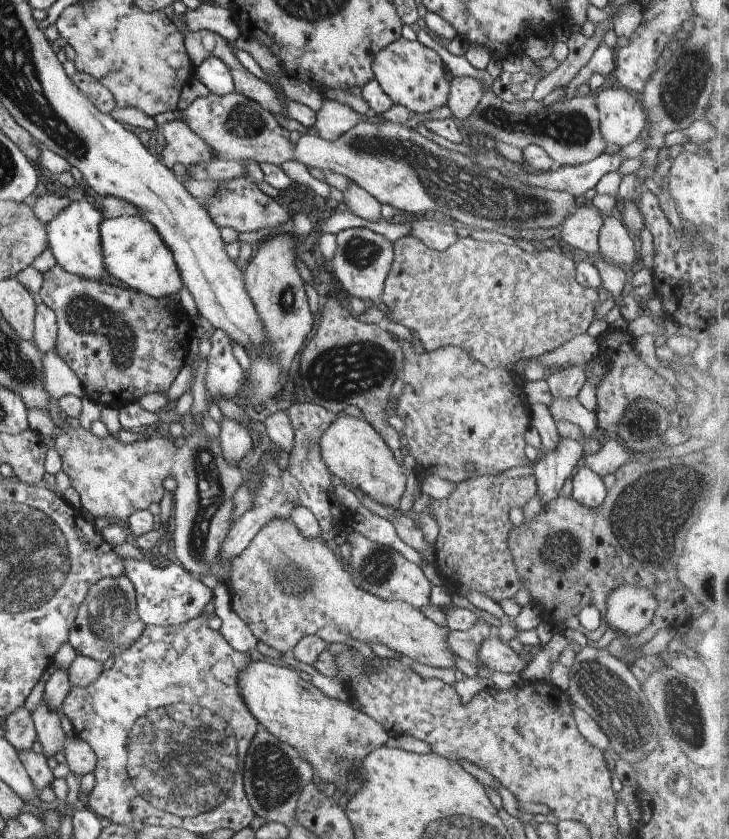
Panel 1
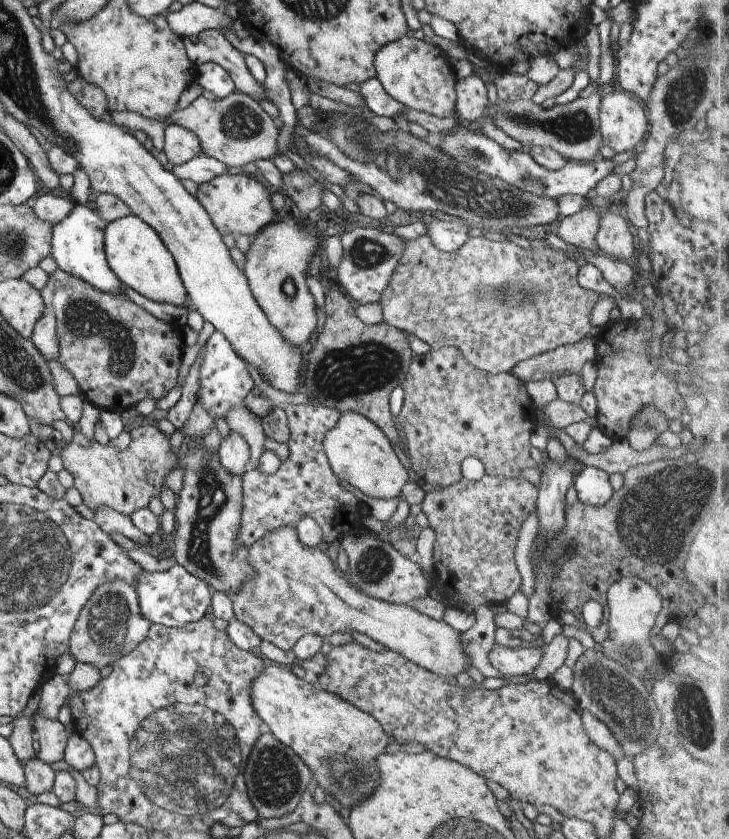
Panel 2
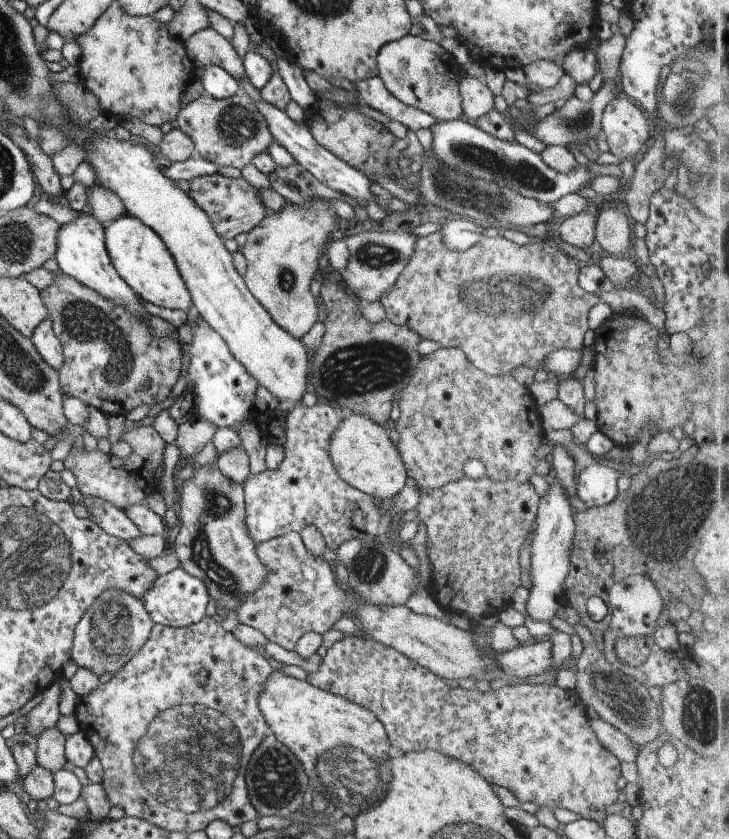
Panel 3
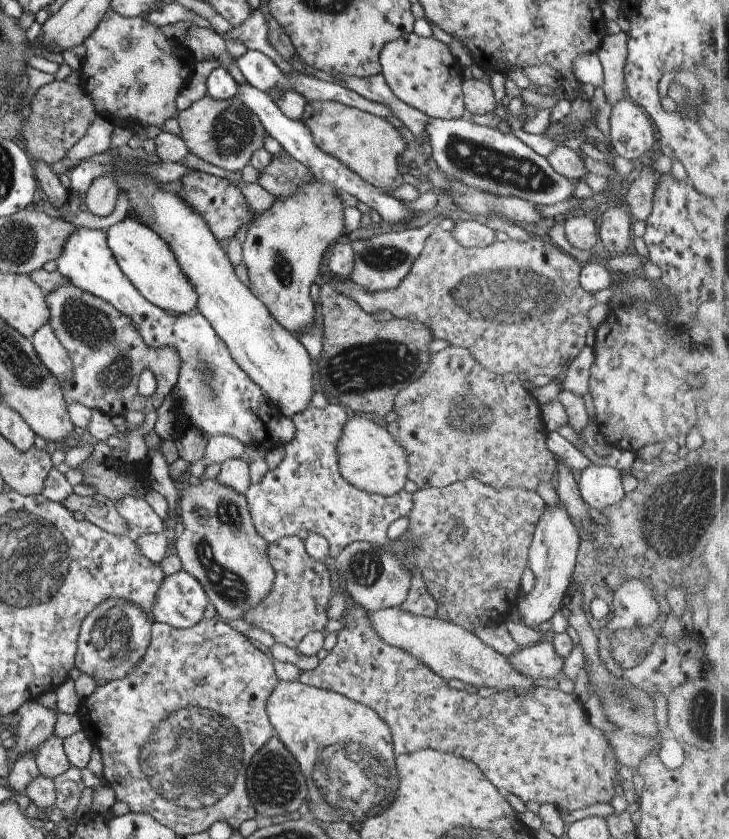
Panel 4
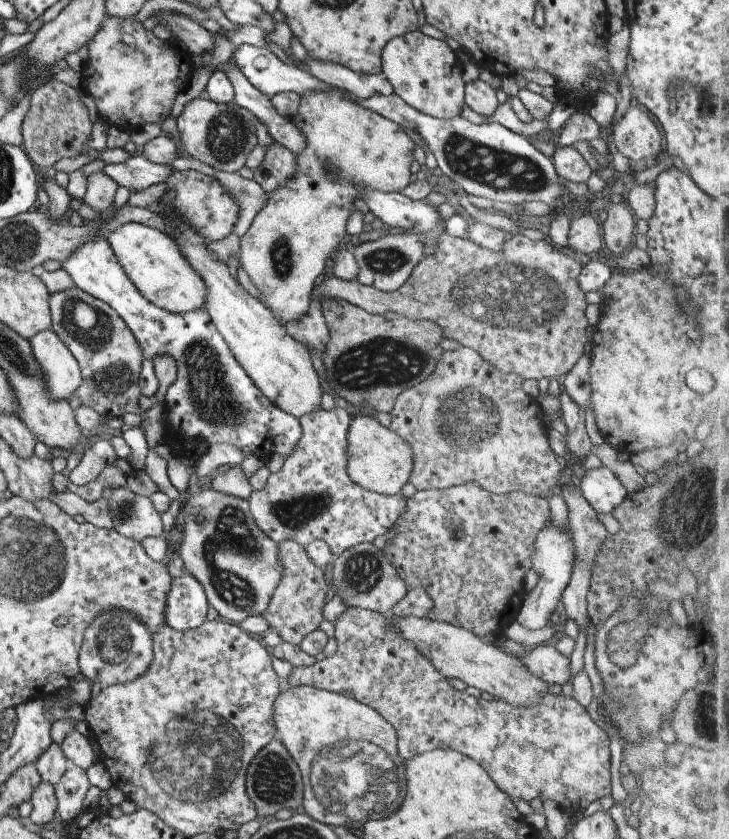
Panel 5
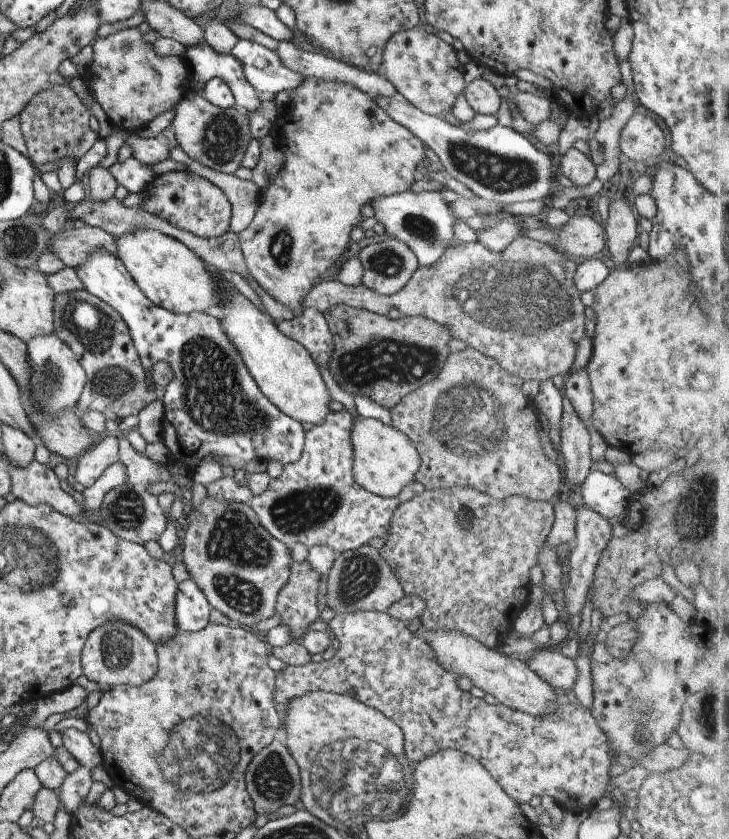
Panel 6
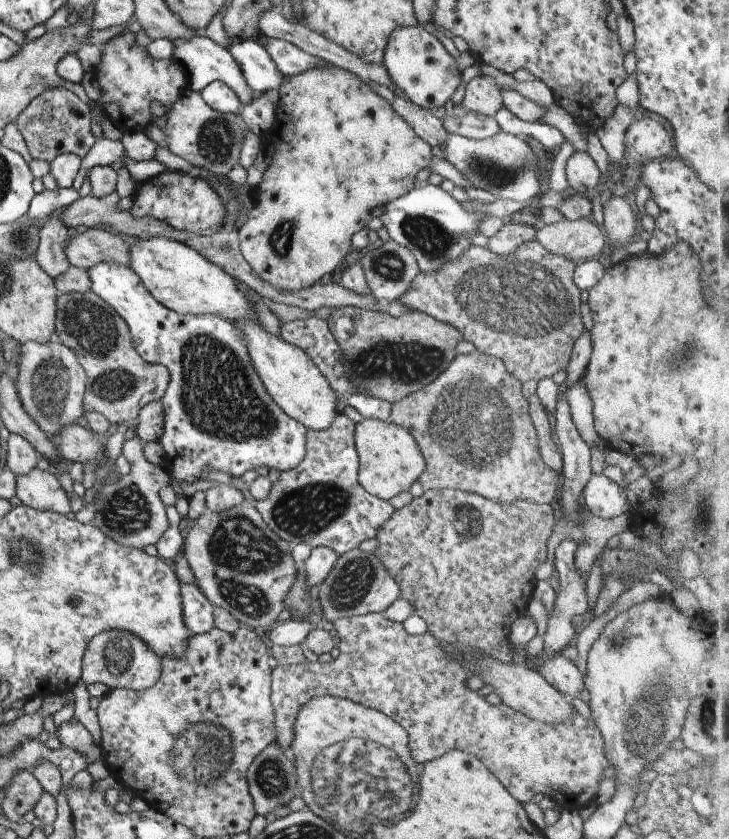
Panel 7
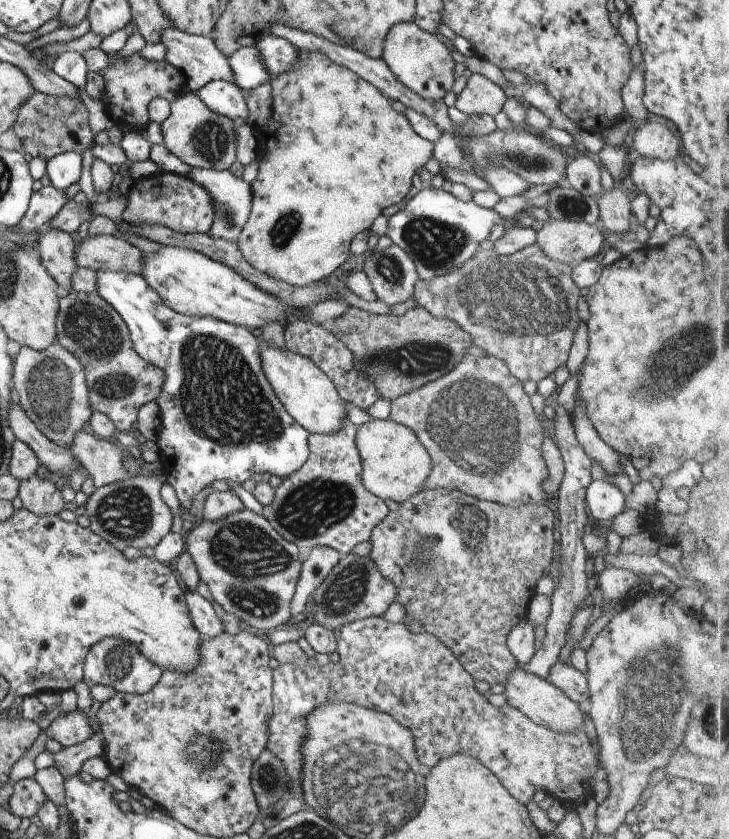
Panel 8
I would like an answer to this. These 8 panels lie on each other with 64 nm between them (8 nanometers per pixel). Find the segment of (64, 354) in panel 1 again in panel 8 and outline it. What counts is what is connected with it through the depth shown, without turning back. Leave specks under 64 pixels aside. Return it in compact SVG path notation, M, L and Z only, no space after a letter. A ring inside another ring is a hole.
M61 293L55 330L55 340L83 367L91 410L107 416L118 431L128 430L139 407L159 396L163 370L139 358L125 322L97 293Z

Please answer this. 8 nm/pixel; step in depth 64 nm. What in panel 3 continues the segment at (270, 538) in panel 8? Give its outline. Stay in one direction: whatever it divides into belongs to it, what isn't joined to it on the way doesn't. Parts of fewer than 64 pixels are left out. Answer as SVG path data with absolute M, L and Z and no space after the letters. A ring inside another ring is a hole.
M201 466L192 470L189 480L182 482L175 508L179 532L173 550L179 567L201 580L218 610L225 610L233 617L237 606L251 598L267 576L265 563L259 560L255 542L245 528L242 486L227 480L217 467Z

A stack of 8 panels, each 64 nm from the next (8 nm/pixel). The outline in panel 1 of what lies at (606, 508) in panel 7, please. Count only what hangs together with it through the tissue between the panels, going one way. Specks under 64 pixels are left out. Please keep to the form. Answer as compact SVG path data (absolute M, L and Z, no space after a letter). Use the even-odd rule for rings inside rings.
M578 465L569 484L571 485L570 498L579 502L581 506L595 508L605 500L607 488L605 488L601 476L585 466Z

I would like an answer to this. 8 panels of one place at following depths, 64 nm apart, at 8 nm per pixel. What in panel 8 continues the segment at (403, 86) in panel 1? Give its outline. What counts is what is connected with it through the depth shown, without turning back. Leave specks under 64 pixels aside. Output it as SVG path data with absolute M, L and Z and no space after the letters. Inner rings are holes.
M399 22L391 26L383 38L380 59L393 72L397 82L407 86L421 98L442 99L453 86L454 61L434 34L419 28L415 22Z

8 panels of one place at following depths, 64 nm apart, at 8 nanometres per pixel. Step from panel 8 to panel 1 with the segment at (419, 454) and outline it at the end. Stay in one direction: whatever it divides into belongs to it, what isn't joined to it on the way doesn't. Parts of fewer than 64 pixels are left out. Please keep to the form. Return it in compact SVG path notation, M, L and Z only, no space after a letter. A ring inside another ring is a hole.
M345 413L337 414L319 438L319 454L331 476L339 478L351 488L361 490L377 504L396 507L405 488L405 475L391 450L385 446L383 438L365 420Z

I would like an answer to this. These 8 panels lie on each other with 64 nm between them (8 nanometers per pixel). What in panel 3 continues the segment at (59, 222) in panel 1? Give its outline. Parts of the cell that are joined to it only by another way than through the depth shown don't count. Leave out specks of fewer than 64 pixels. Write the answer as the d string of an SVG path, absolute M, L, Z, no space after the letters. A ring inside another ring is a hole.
M91 213L79 214L75 220L62 224L61 228L57 230L57 238L55 238L54 257L57 267L63 275L70 276L75 282L83 284L85 288L91 288L99 296L115 302L117 306L129 310L135 316L137 314L143 316L145 324L147 324L147 330L151 332L153 338L176 337L177 327L157 316L149 314L142 306L139 296L123 282L123 279L119 278L115 268L111 266L111 260L109 260L109 254L107 254L104 244L104 227Z

